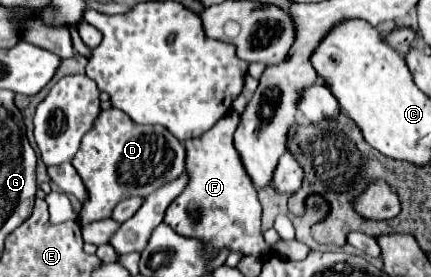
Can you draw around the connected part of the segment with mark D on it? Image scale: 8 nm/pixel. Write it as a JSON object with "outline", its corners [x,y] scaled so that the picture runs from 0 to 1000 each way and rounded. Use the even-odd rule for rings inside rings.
{"outline":[[[251,394],[223,430],[223,458],[195,487],[176,574],[167,574],[181,632],[209,690],[195,733],[181,805],[204,812],[260,783],[265,747],[292,711],[343,711],[385,653],[408,646],[432,617],[432,538],[427,523],[371,451],[311,444],[288,401]]]}

